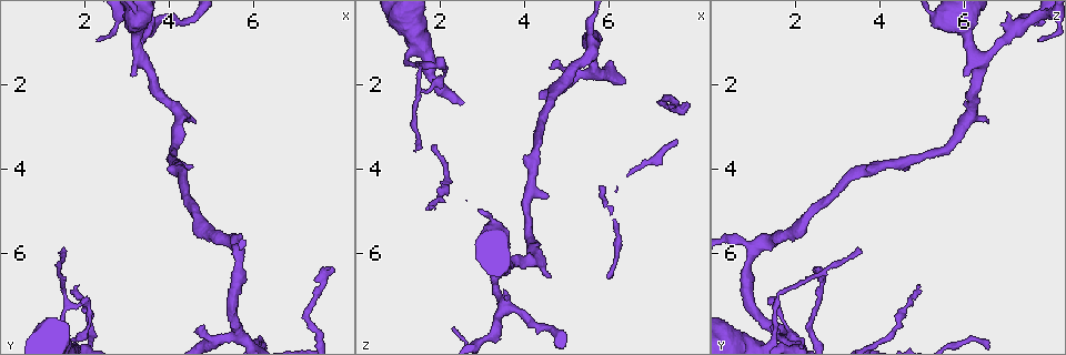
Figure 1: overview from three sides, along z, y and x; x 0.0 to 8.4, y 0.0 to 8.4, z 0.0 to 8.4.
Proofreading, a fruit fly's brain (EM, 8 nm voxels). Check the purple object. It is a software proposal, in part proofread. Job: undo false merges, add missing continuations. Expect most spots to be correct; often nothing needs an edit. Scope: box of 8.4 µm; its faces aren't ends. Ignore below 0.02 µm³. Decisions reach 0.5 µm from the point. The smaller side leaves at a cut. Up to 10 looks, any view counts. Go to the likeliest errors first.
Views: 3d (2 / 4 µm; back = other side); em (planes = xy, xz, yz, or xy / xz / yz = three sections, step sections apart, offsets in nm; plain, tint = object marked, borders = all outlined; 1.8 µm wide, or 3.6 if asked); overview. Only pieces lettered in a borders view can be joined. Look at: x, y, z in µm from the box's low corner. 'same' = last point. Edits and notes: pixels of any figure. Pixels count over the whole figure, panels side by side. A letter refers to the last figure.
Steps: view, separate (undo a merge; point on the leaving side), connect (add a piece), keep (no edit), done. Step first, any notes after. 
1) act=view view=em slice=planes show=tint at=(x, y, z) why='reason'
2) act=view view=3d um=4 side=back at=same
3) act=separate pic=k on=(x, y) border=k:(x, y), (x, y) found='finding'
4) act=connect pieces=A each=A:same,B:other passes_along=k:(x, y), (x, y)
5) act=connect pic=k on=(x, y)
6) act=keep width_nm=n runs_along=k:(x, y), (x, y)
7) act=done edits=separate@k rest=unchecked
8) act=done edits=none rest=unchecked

act=view view=em slice=planes show=plain at=(2.30, 0.95, 7.85) why='branch stops here'

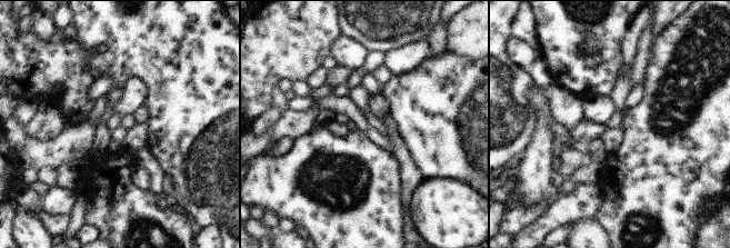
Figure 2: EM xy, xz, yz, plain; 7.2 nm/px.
act=view view=em slice=planes show=borders at=same why='see the neighbours'

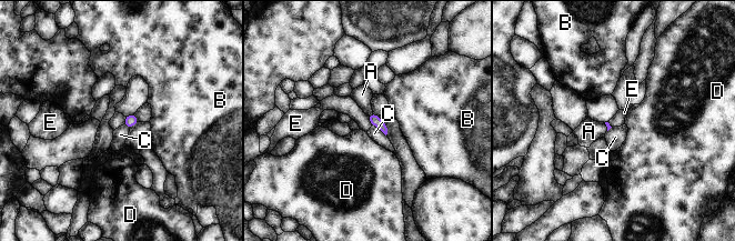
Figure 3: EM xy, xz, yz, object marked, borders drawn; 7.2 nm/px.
act=connect pieces=A each=A:same,B:other,C:other,D:other,E:other found='the neuron continues'

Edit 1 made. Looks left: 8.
act=view view=3d um=2 side=back at=(4.80, 7.75, 1.45) why='free end'

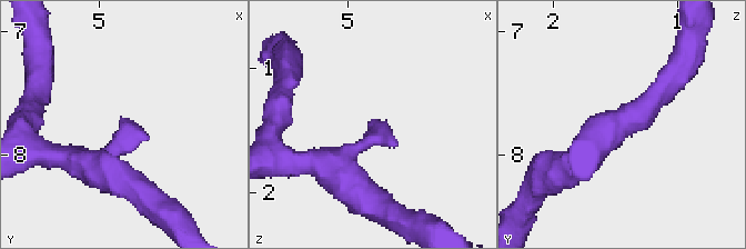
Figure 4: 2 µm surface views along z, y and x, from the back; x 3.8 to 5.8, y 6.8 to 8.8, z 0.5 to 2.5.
act=view view=em slice=planes show=plain at=(4.82, 7.70, 1.42) why='need the tissue'

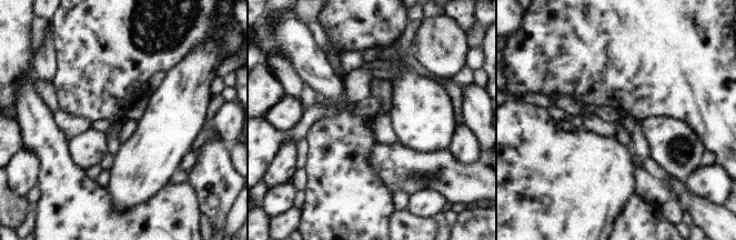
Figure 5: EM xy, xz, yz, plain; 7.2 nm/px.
act=view view=em slice=planes show=borders at=same

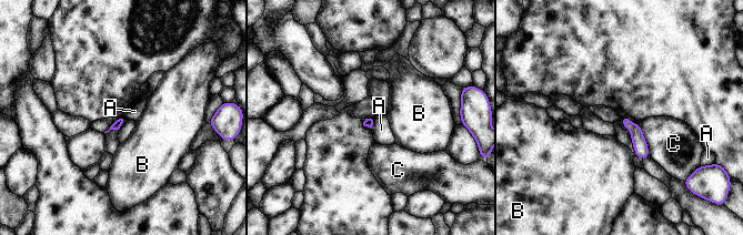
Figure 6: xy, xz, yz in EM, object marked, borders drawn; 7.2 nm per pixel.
act=keep each=A:other,B:other,C:other border=6:(372, 119), (370, 128) found='no lettered piece goes on from it'

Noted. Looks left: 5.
act=view view=3d um=2 at=(3.45, 1.40, 6.35) why='narrows sharply'

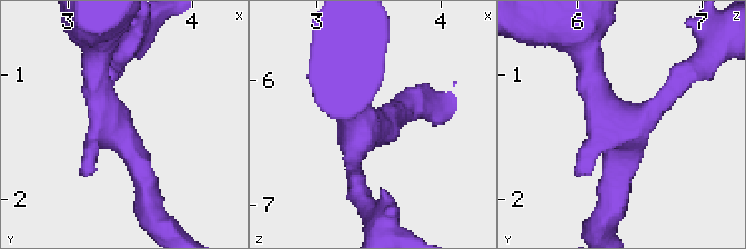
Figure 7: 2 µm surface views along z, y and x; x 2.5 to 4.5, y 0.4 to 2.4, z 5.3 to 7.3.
act=view view=em slice=yz step=8 show=tint at=(3.38, 1.48, 6.36) why='shape alone is not enough'

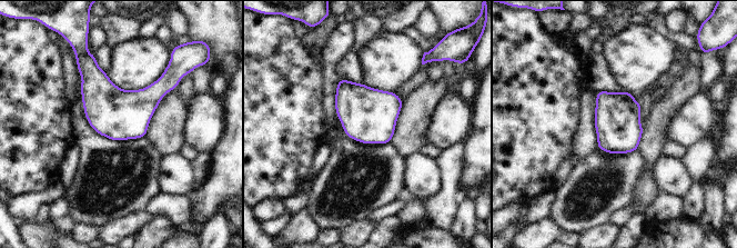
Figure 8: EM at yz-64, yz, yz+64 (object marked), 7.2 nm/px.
act=view view=em slice=yz step=8 show=borders at=same

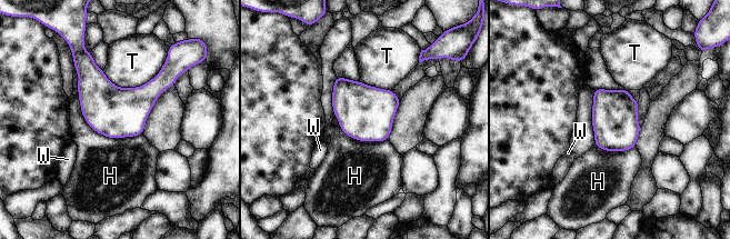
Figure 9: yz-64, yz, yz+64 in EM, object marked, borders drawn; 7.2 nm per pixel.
act=keep each=H:other,T:other,W:other border=9:(74, 69), (94, 131), (142, 135) found='continuous, no second neuron'

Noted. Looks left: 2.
act=view view=em slice=xz step=8 show=tint at=(5.60, 5.85, 1.05) why='sudden change in width'

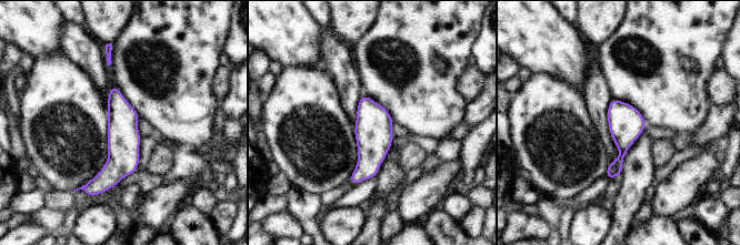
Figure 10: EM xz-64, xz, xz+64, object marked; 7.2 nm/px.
act=view view=em slice=xz step=8 show=borders at=same why='what lies round it'

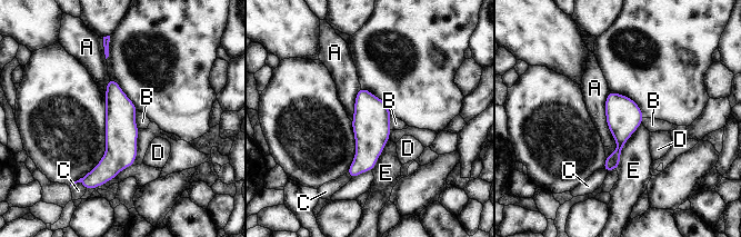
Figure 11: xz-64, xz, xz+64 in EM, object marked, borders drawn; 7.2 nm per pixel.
act=keep each=A:other,B:other,C:other,D:other,E:other border=11:(610, 91), (606, 157) found='all the same neuron'

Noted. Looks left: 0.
act=done edits=connect@3 rest=unchecked

